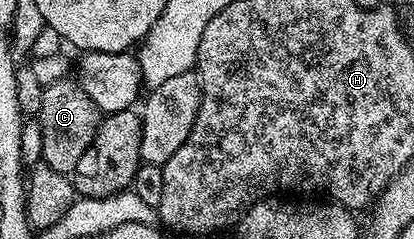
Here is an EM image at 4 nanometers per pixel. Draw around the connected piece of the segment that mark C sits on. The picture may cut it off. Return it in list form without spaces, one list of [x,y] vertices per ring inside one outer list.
[[[66,77],[44,86],[41,109],[37,116],[41,135],[44,138],[42,162],[47,163],[49,169],[57,169],[57,173],[71,175],[81,153],[89,149],[99,128],[100,118],[99,108],[89,99],[89,95],[79,87],[74,78]]]

